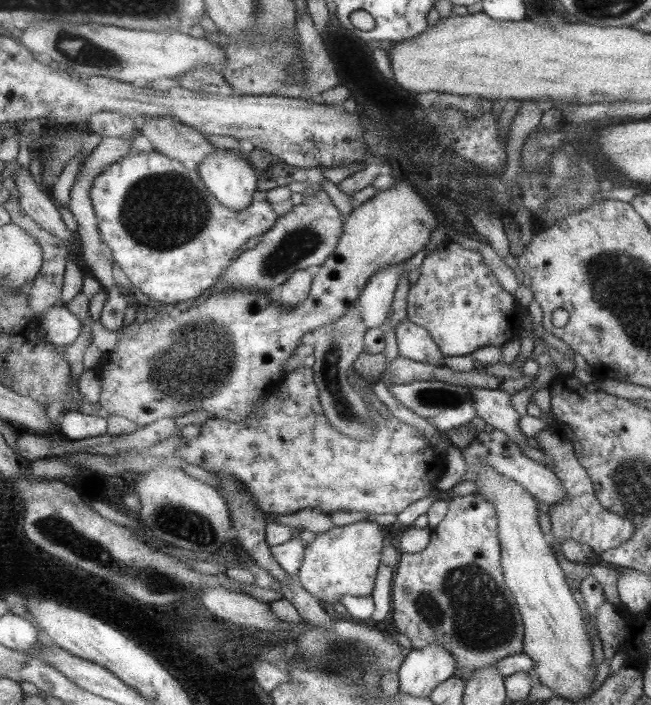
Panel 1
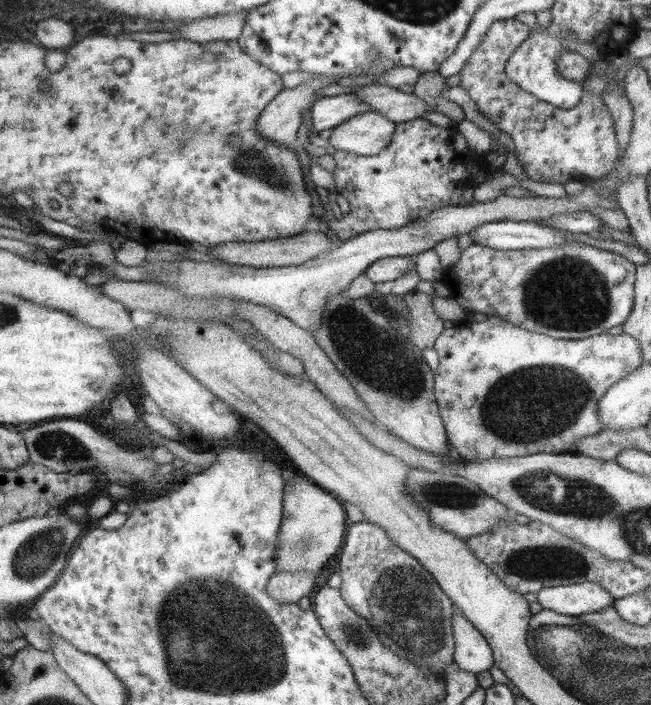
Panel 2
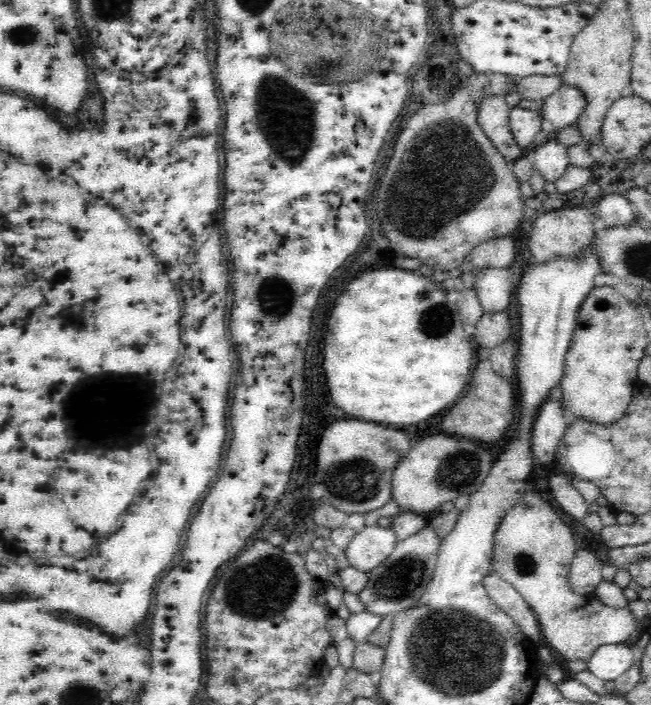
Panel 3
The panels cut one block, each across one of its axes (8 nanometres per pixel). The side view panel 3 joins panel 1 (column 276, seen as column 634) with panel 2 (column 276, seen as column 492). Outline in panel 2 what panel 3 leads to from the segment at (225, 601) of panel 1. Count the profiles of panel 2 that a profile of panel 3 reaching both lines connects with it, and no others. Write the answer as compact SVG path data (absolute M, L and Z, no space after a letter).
M298 474L284 482L282 517L274 548L274 570L277 572L307 571L318 574L323 564L337 552L345 534L346 514L340 500Z

